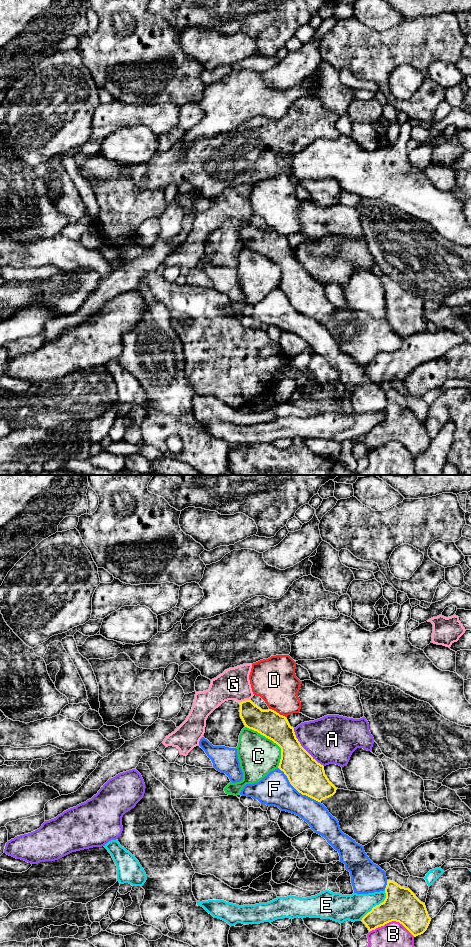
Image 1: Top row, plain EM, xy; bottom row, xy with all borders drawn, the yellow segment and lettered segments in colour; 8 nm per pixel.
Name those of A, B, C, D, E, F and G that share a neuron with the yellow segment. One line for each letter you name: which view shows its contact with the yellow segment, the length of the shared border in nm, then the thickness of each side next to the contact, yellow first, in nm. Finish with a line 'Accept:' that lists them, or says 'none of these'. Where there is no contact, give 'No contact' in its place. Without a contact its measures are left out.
Accept: none of these

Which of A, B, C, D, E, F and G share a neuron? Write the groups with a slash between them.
A / B / C / D / E / F / G

